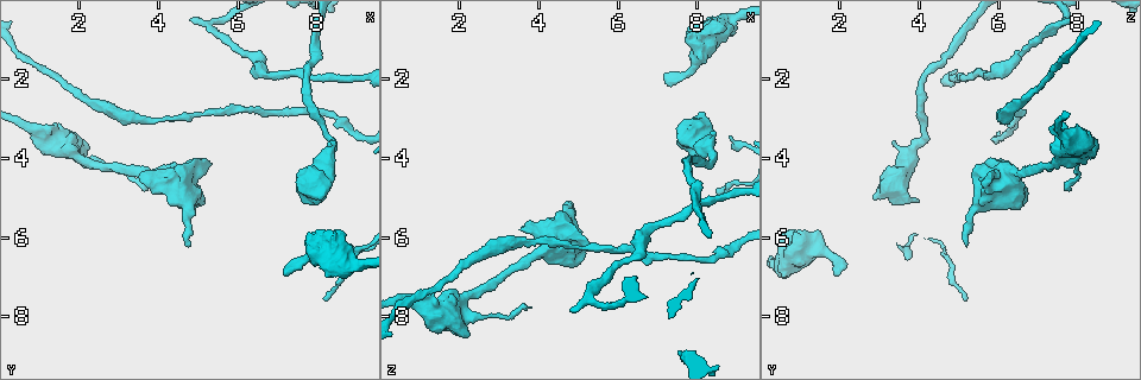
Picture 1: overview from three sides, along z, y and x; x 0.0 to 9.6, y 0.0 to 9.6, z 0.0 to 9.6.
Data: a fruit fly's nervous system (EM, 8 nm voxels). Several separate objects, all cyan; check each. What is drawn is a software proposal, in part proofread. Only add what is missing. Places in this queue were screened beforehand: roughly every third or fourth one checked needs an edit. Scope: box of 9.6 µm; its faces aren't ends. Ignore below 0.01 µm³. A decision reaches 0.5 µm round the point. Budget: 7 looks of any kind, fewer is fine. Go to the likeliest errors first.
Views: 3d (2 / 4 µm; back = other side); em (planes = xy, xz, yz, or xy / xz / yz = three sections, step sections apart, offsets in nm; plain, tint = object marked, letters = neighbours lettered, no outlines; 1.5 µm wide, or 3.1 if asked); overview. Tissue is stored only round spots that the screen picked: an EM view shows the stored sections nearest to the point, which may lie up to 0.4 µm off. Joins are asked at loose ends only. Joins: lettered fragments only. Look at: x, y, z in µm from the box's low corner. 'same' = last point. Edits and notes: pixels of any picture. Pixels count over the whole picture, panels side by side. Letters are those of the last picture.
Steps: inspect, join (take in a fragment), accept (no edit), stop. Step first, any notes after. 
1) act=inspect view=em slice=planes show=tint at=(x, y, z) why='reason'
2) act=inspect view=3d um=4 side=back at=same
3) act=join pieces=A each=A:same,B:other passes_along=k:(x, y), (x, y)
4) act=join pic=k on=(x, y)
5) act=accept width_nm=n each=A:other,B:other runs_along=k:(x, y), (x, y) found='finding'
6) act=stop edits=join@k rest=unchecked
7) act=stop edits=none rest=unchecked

act=inspect view=3d um=2 at=(4.80, 6.20, 5.20) why='branch stops here'

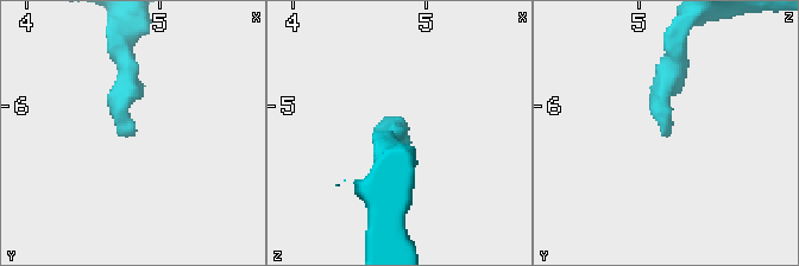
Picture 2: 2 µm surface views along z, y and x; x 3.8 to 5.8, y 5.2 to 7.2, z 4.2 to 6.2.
act=inspect view=em slice=yz step=4 show=letters at=(4.82, 6.16, 5.20)

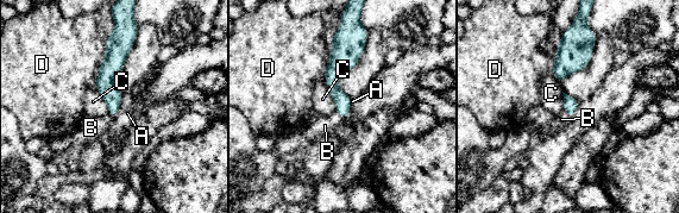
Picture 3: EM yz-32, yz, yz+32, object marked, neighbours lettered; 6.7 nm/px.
act=join pieces=B each=A:other,B:same,C:other,D:other passes_along=3:(343, 102), (339, 114), (325, 125) found='the neuron continues'

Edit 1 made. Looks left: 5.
act=inspect view=overview why='see it whole again'

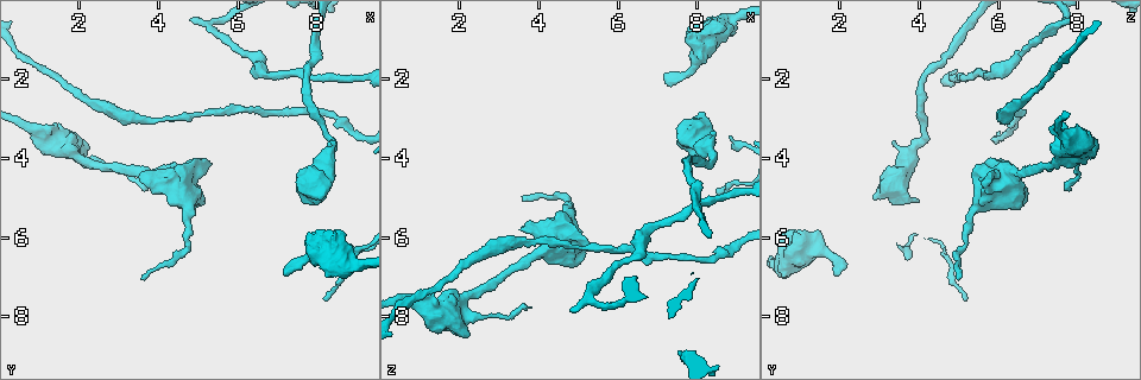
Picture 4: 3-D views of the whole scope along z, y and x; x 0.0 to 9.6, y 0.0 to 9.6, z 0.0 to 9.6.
act=inspect view=3d um=2 at=(7.20, 7.00, 1.90) why='free end'

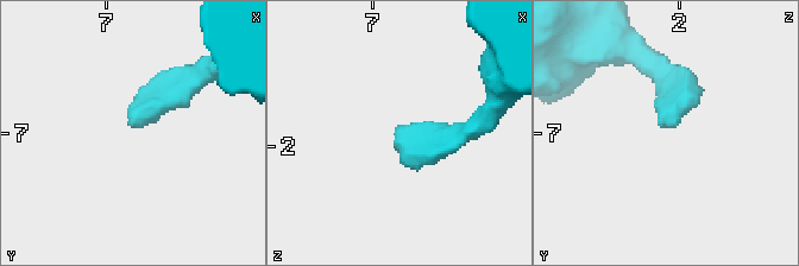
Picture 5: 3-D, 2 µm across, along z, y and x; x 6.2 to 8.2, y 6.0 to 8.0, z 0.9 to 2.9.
act=inspect view=em slice=xy step=8 show=letters at=(7.18, 6.94, 1.84)

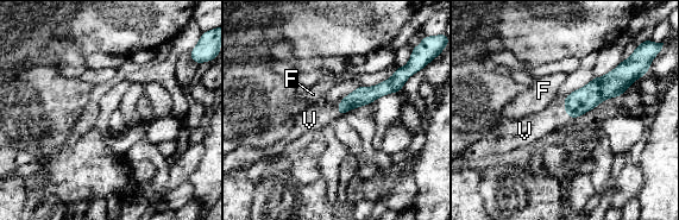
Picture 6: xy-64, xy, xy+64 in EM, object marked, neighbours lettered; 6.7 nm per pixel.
act=inspect view=em slice=planes show=letters at=same

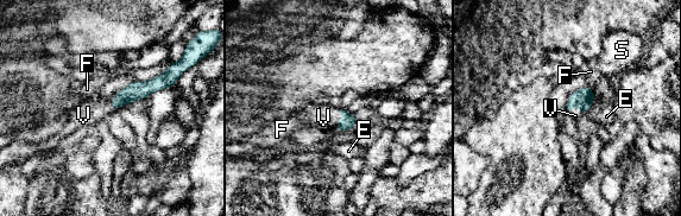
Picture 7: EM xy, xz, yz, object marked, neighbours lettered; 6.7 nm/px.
act=join pieces=V each=E:other,F:other,S:other,V:same passes_along=7:(345, 125), (338, 127), (323, 118) found='the neuron continues'

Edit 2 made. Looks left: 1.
act=stop edits=join@3,join@7 rest=unchecked

